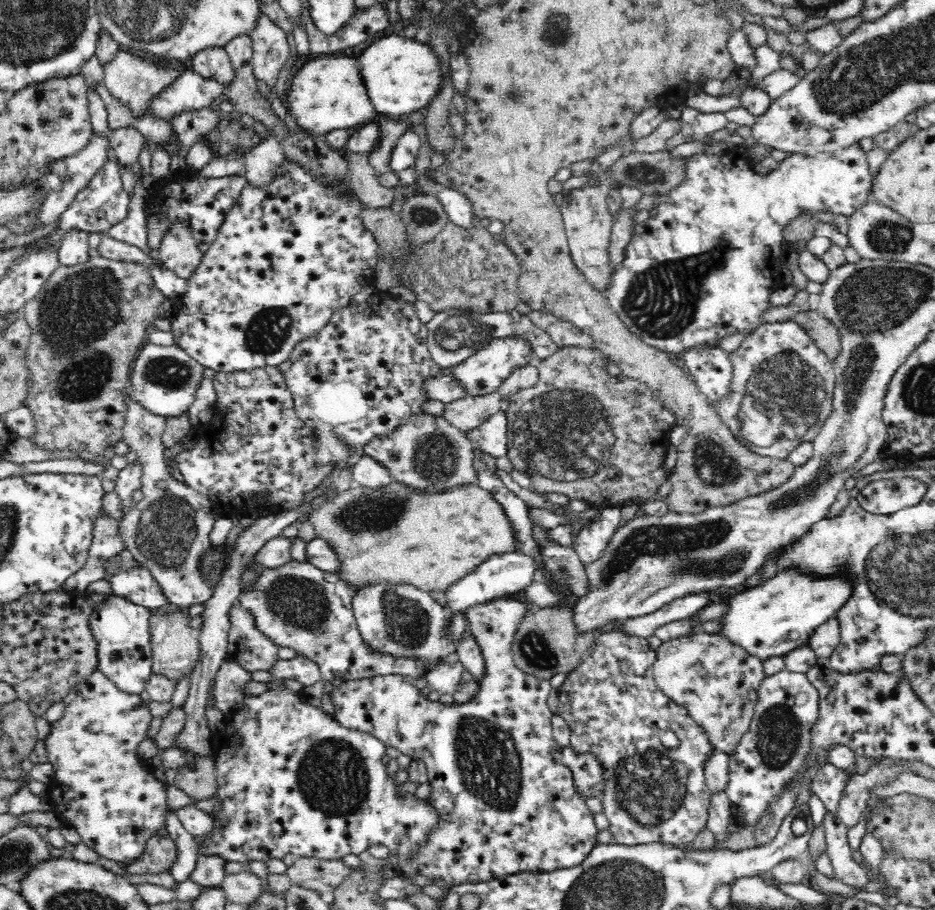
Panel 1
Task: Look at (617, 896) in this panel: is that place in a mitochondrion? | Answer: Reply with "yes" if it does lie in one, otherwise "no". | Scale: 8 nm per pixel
yes

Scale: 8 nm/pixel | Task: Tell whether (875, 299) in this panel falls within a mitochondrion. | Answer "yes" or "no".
yes

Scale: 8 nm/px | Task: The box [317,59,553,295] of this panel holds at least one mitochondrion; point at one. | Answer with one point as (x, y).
(423, 217)

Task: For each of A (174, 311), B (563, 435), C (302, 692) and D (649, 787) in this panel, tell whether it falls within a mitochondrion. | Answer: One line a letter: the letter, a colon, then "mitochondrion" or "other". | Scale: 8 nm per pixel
A: other
B: mitochondrion
C: other
D: mitochondrion

